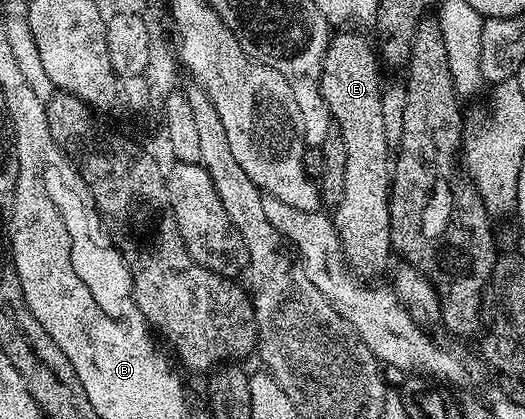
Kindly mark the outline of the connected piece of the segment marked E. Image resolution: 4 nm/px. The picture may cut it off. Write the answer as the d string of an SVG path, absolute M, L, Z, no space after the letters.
M342 30L339 34L331 35L330 45L326 47L326 53L322 59L322 73L320 74L320 94L324 98L324 102L330 111L331 121L336 122L336 127L340 130L340 134L344 138L344 147L348 150L348 163L344 165L344 198L340 198L340 202L333 209L332 219L334 221L335 230L338 232L340 246L342 247L342 256L345 260L345 266L350 269L357 277L363 281L374 282L379 279L378 276L390 264L390 256L392 257L392 249L390 246L390 186L392 183L392 152L390 156L390 148L392 142L388 138L388 134L384 130L384 106L382 105L382 98L384 95L384 83L382 84L382 76L378 73L378 64L380 65L380 56L376 51L375 45L370 44L354 30Z

